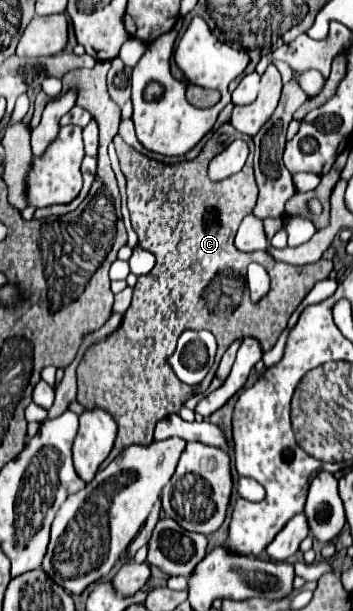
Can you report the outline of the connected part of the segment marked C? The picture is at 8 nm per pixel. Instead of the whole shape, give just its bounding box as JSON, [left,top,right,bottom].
[77,124,333,454]

